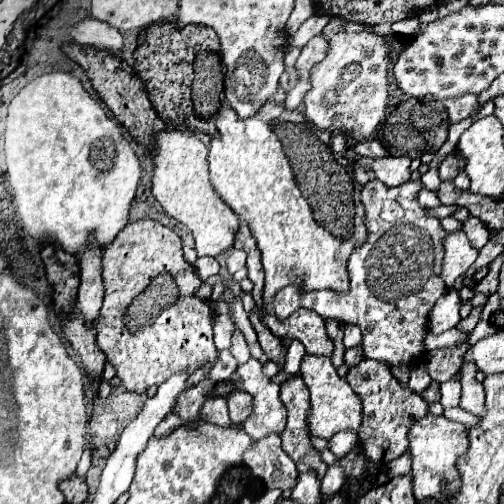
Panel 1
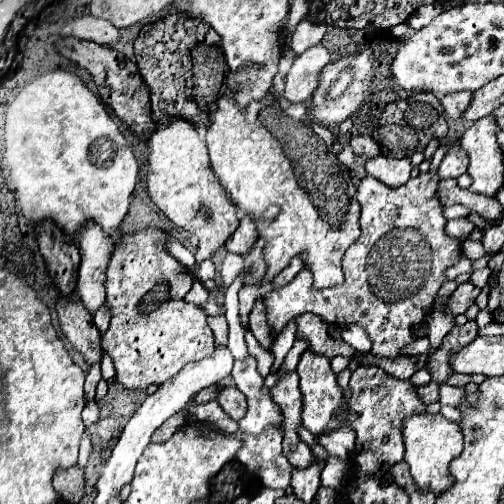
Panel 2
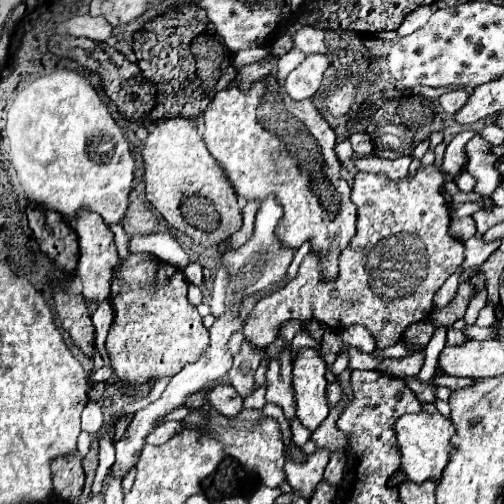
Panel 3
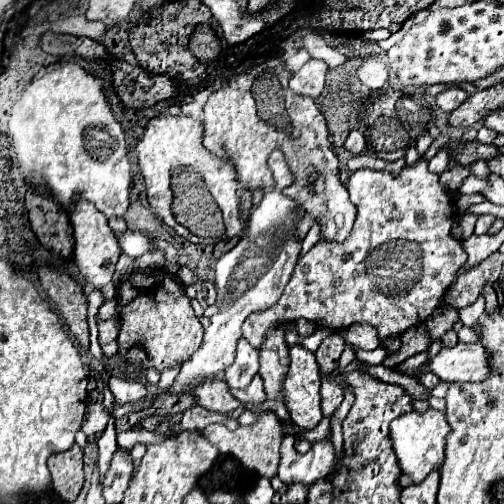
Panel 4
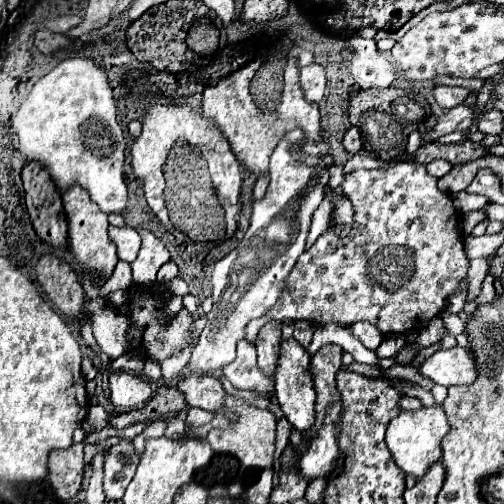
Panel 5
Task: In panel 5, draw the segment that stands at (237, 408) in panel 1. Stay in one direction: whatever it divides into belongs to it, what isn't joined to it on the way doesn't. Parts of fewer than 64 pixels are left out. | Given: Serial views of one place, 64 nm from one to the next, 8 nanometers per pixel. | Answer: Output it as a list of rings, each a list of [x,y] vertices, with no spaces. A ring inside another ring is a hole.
[[[198,372],[184,374],[178,380],[176,390],[182,392],[186,404],[192,408],[202,408],[208,412],[216,412],[222,408],[224,388],[214,376],[198,376]]]

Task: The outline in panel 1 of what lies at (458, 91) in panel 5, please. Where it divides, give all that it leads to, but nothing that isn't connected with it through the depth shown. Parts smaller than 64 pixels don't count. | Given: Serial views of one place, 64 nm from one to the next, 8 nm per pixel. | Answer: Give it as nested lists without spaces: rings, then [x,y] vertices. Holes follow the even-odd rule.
[[[464,94],[464,96],[456,96],[456,98],[448,98],[448,100],[444,100],[444,108],[448,112],[448,120],[452,124],[456,124],[456,122],[476,114],[476,96]]]

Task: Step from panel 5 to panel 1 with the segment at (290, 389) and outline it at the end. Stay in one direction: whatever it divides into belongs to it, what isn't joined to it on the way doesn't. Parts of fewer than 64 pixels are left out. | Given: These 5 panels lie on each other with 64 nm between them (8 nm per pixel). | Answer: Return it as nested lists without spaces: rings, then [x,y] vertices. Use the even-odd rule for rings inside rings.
[[[306,354],[300,364],[300,376],[310,392],[310,412],[308,412],[308,430],[320,438],[332,438],[340,430],[358,432],[360,426],[360,398],[352,392],[350,384],[336,374],[332,360],[328,356]]]

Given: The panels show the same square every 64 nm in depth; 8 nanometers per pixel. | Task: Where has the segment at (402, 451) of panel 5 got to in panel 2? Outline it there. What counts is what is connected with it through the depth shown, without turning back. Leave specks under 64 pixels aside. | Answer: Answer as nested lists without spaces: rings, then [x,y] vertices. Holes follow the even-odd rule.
[[[422,412],[418,416],[410,416],[402,424],[402,438],[404,438],[404,462],[410,468],[410,474],[416,482],[416,488],[430,488],[432,492],[440,494],[452,484],[452,476],[448,472],[450,462],[462,452],[462,432],[456,422],[446,420],[442,414],[428,414]]]

